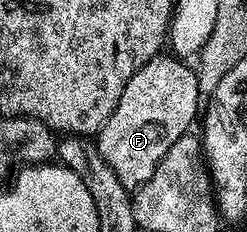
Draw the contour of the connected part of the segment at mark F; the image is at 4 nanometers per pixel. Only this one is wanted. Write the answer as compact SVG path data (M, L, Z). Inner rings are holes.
M172 54L153 56L124 86L116 110L96 134L96 143L104 162L112 166L116 178L128 189L136 190L156 170L168 150L181 136L191 131L190 123L200 116L198 74L189 63Z

